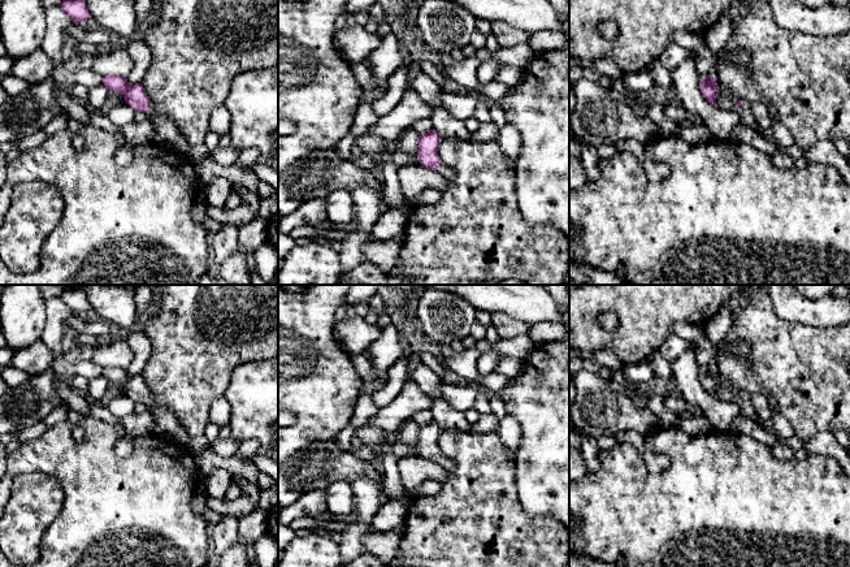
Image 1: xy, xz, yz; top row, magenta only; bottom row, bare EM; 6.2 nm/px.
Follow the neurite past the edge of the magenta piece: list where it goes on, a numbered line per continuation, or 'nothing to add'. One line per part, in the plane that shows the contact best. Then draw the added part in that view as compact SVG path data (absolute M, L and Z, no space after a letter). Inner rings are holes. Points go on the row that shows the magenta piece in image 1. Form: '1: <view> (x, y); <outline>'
1: yz (746, 117); M743 100L736 112L740 116L740 124L758 131L756 120L751 112L750 103Z

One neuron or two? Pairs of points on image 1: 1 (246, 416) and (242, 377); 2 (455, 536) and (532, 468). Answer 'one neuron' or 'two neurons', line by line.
1: one neuron
2: two neurons

